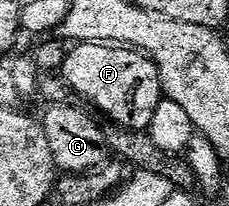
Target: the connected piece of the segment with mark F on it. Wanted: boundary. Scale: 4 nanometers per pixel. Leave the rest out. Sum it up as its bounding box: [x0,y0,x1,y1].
[60,43,164,130]

